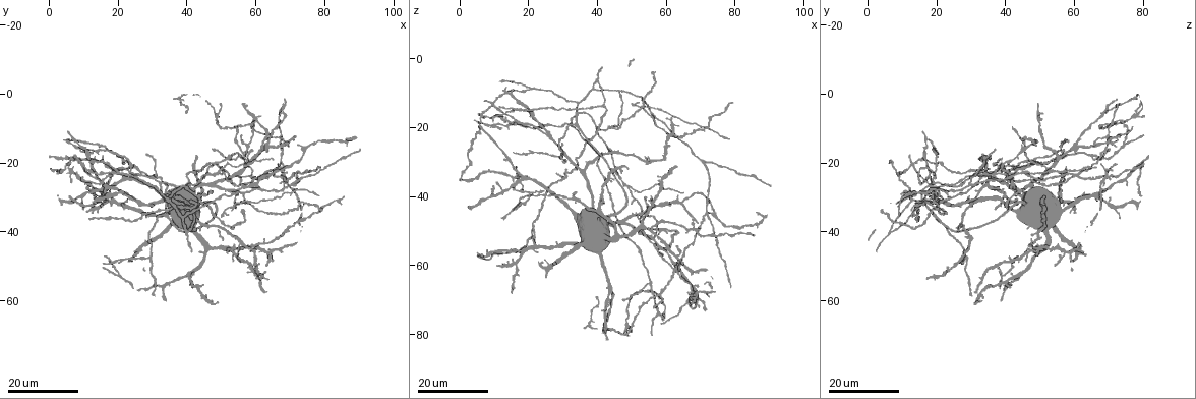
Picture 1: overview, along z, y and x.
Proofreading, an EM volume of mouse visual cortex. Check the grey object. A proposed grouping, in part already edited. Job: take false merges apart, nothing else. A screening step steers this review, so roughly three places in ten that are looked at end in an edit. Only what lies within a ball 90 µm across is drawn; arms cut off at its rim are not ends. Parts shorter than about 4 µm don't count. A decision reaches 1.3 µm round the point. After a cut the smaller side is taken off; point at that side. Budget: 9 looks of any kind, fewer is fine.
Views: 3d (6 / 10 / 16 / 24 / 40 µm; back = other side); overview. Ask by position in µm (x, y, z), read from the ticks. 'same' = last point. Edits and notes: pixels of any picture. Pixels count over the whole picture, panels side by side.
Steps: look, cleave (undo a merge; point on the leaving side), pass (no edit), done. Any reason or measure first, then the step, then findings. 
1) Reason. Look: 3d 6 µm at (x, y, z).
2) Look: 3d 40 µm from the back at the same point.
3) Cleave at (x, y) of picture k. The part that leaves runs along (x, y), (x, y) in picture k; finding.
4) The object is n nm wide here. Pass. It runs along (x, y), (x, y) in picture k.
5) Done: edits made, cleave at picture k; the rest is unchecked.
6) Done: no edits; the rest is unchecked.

Three arms meet. Look: 3d 16 µm at (16.5, 26.5, 18.5).

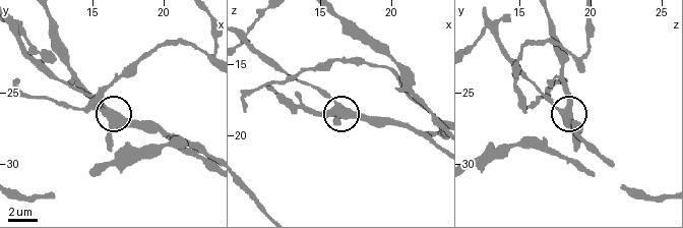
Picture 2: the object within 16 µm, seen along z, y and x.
Look: 3d 10 µm at (16.2, 26.2, 18.0).

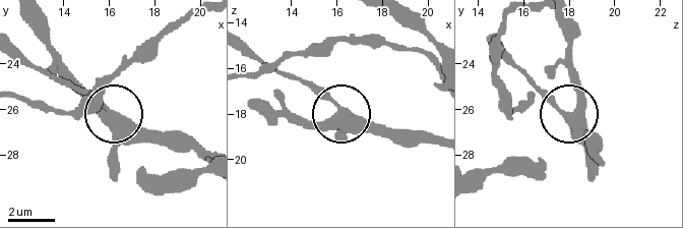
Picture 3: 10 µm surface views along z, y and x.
Pass. It runs along (601, 157), (571, 116), (575, 69) in picture 3; all the same cell.

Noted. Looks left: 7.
Arms part here. Look: 3d 24 µm at (24.0, 22.5, 19.5).

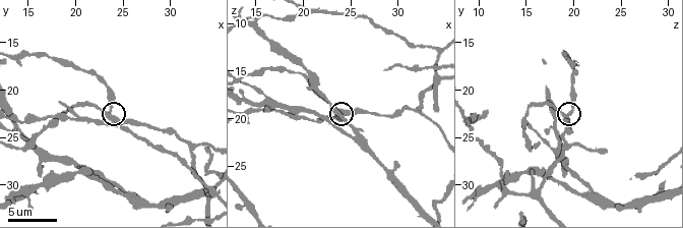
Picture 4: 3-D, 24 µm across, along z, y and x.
Closer look. Look: 3d 6 µm at (23.4, 22.4, 19.2).

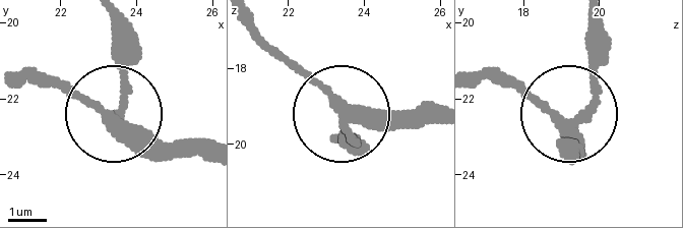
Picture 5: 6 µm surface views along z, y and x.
The object is 300 nm wide here. Pass. It runs along (429, 118), (352, 115), (267, 44) in picture 5; continuous, no second cell.

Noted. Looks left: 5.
Small branch off a trunk. Look: 3d 16 µm at (49.5, 22.5, 37.5).

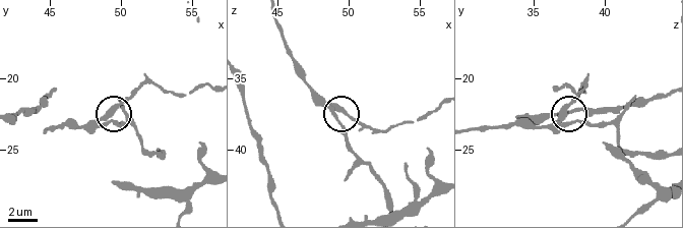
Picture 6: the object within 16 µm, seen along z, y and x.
Closer look. Look: 3d 10 µm at (49.0, 22.8, 37.2).

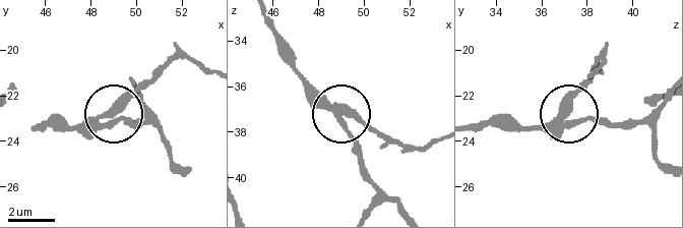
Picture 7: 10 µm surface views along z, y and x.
3 arms meet here. Pass. It runs along (264, 21), (284, 56), (346, 120), (359, 171) in picture 7; continuous, no second cell.

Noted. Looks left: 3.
Side arm on a straight run. Look: 3d 16 µm at (56.5, 32.0, 19.5).

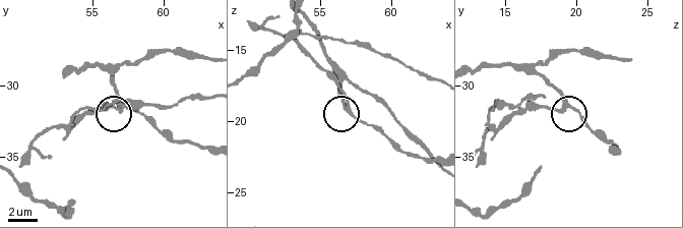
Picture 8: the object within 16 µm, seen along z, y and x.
Look: 3d 10 µm at (57.0, 31.8, 19.0).

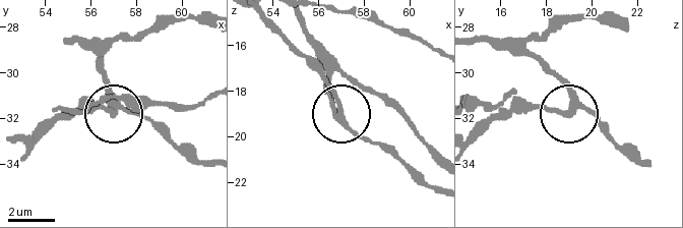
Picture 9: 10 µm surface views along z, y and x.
Look: 3d 6 µm at (57.0, 31.7, 19.1).

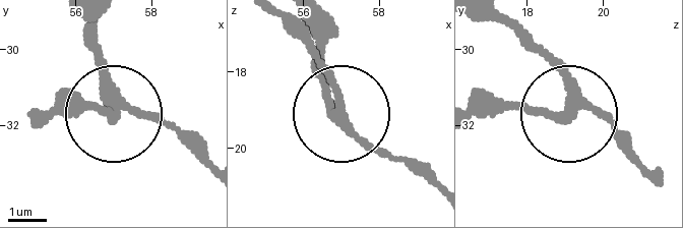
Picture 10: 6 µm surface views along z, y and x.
3 arms meet here. Pass. It runs along (89, 19), (115, 107), (150, 110), (177, 126) in picture 10; all the same cell.

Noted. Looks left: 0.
Done: no edits; the rest is unchecked.

